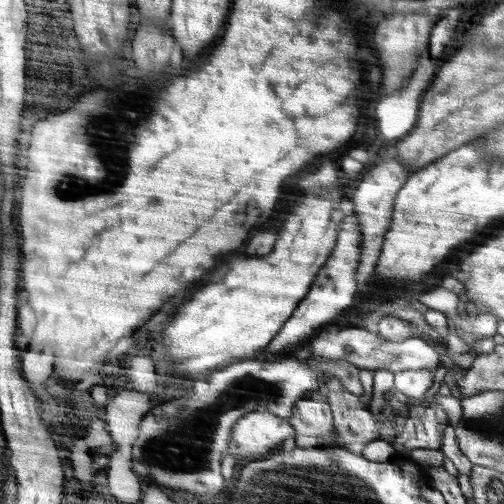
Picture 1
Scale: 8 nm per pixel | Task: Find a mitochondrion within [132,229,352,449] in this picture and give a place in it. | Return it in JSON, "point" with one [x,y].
{"point":[252,388]}

